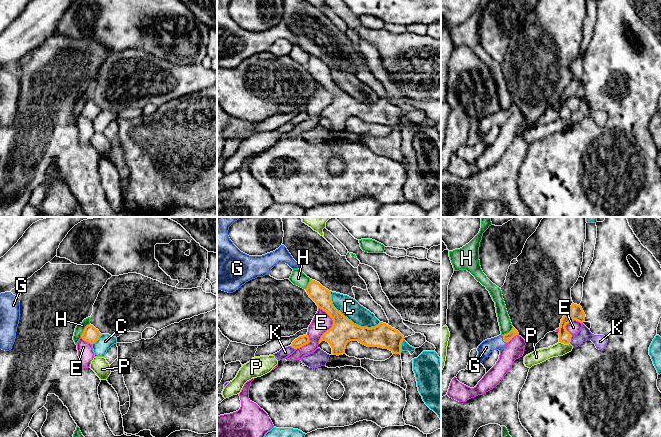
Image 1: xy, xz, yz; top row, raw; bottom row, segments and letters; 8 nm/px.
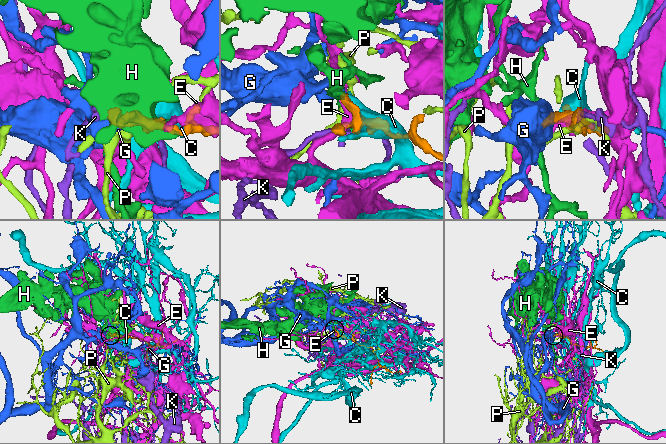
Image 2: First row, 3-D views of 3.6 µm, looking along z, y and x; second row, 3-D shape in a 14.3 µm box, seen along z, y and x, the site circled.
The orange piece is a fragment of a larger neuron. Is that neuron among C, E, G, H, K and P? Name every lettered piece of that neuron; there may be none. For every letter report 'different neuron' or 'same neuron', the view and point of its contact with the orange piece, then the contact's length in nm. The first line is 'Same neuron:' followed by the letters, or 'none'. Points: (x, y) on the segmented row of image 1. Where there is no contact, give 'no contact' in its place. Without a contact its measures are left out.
Same neuron: G
C: different neuron | xz (350, 320) | 480 nm
E: different neuron | xz (333, 324) | 300 nm
G: same neuron | yz (503, 339) | 80 nm
H: different neuron | xy (84, 330) | 140 nm
K: different neuron | yz (570, 339) | 60 nm
P: different neuron | yz (564, 343) | 90 nm

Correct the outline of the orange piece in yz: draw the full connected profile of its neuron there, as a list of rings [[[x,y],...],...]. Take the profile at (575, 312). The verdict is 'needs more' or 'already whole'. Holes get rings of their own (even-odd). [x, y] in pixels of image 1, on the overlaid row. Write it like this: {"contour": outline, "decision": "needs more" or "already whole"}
{"contour": [[[572,303],[570,308],[565,312],[561,319],[559,327],[559,342],[569,344],[572,335],[566,330],[565,326],[570,322],[576,320],[580,323],[585,321],[585,313],[580,305]]], "decision": "already whole"}

